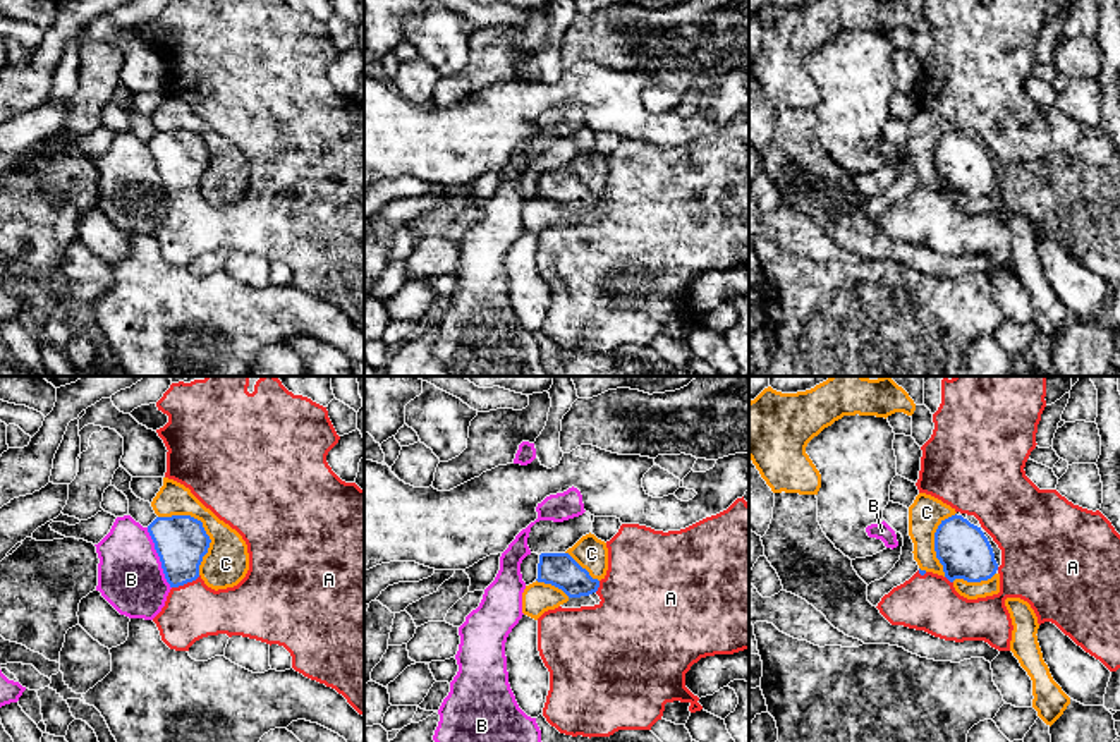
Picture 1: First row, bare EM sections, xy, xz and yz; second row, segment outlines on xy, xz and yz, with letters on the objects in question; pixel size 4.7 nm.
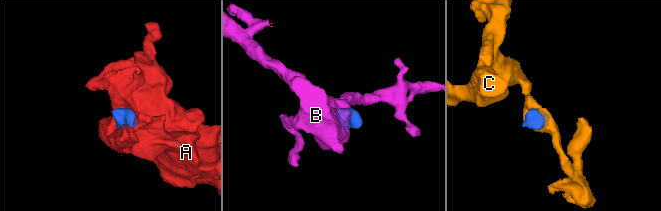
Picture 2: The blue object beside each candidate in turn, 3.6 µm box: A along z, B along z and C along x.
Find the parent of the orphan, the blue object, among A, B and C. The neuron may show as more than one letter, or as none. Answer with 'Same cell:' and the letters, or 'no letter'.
Same cell: A

